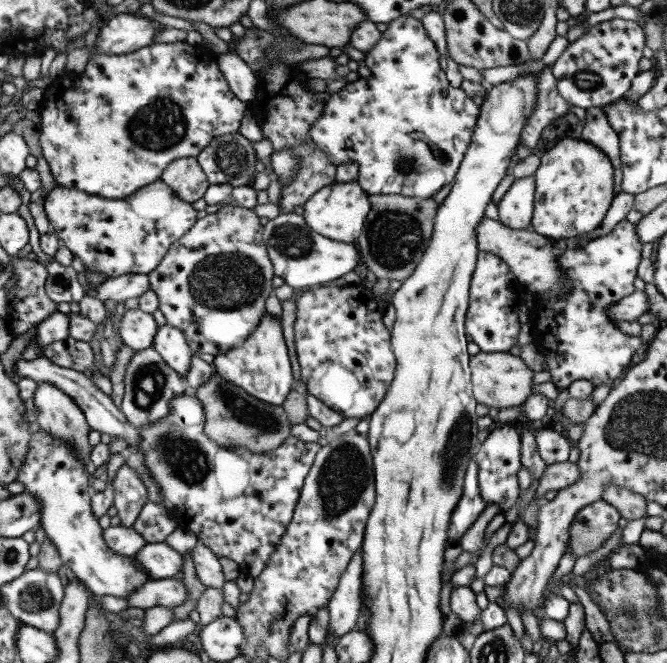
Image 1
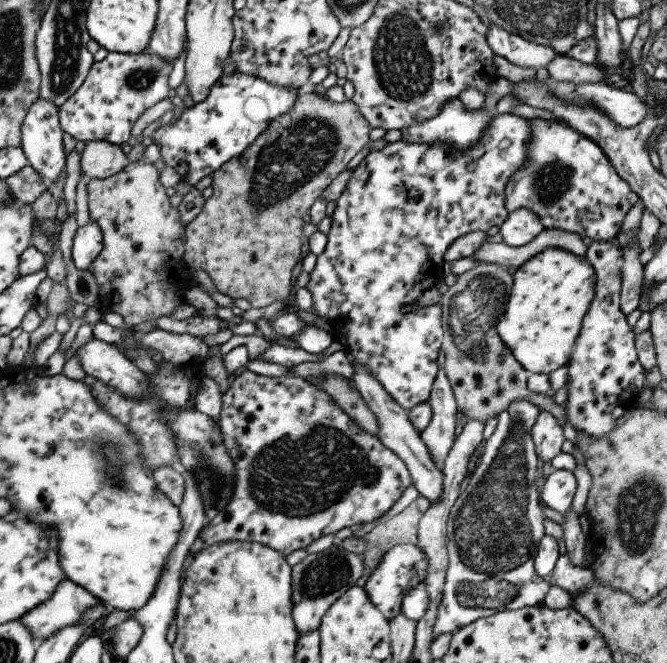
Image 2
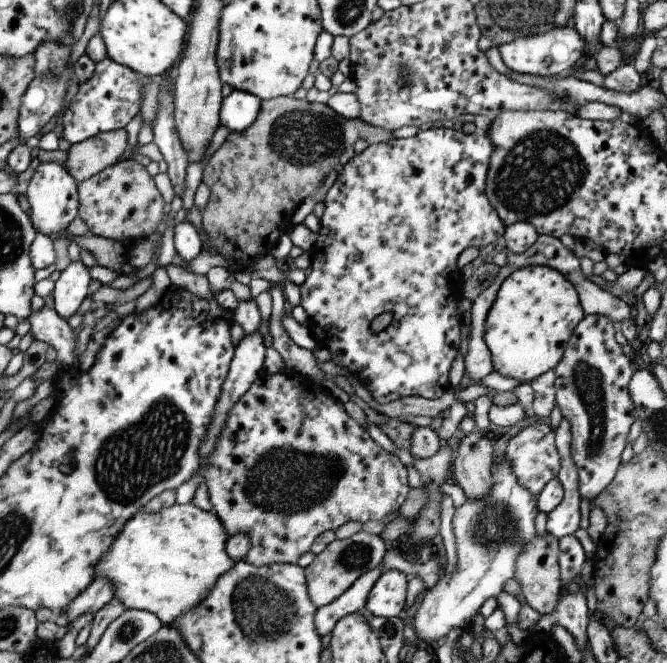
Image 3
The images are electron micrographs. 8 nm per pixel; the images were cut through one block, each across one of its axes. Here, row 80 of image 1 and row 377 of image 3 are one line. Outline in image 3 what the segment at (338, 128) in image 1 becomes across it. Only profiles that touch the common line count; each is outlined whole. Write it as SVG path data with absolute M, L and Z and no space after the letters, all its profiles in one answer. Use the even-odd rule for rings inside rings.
M425 127L413 137L394 137L389 141L368 145L364 151L359 155L354 155L343 166L342 171L337 173L335 183L324 195L325 210L321 217L321 227L317 232L315 244L308 251L312 262L308 268L305 282L299 286L301 292L299 304L309 316L306 327L311 330L317 347L328 348L333 364L349 370L358 379L358 382L369 390L371 397L381 405L400 397L418 395L427 399L439 399L446 394L451 394L449 372L452 363L459 354L460 328L462 328L463 317L456 306L460 304L462 298L465 298L463 291L465 280L462 279L461 270L456 265L458 256L469 246L481 248L488 244L494 244L505 233L506 226L485 193L488 167L494 150L494 145L485 132L477 131L473 134L466 134L462 130L455 131L453 128L431 129ZM382 312L392 312L394 320L384 332L372 334L370 322Z

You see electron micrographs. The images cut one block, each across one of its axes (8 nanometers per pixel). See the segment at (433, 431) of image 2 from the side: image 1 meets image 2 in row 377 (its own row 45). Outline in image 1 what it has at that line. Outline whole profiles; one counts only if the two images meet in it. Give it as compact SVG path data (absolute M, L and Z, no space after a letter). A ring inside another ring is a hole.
M426 9L426 14L421 21L423 28L428 34L428 37L430 37L436 43L436 48L438 49L440 56L444 56L447 60L445 72L447 74L447 79L454 88L460 87L463 76L459 71L459 64L450 59L450 54L448 54L442 11Z

